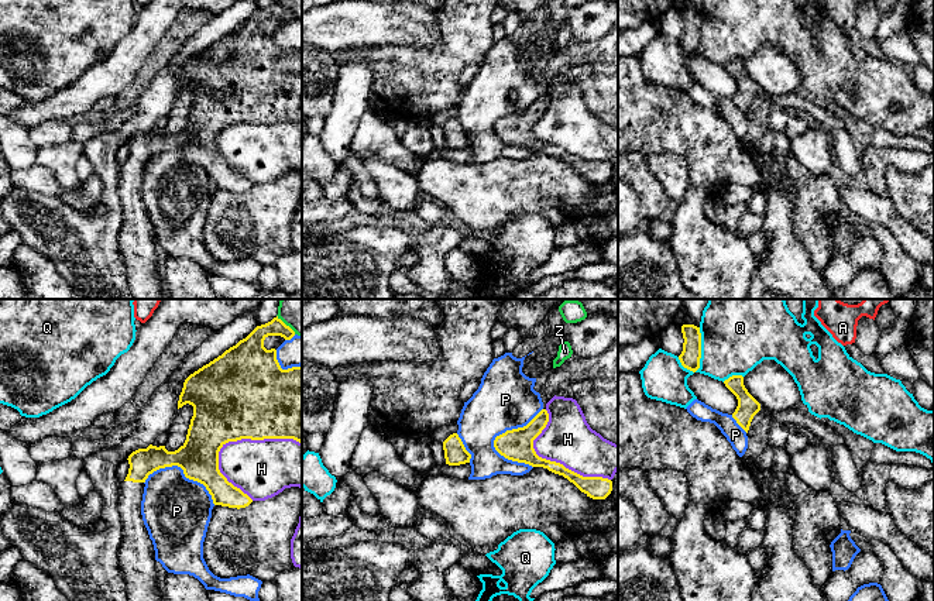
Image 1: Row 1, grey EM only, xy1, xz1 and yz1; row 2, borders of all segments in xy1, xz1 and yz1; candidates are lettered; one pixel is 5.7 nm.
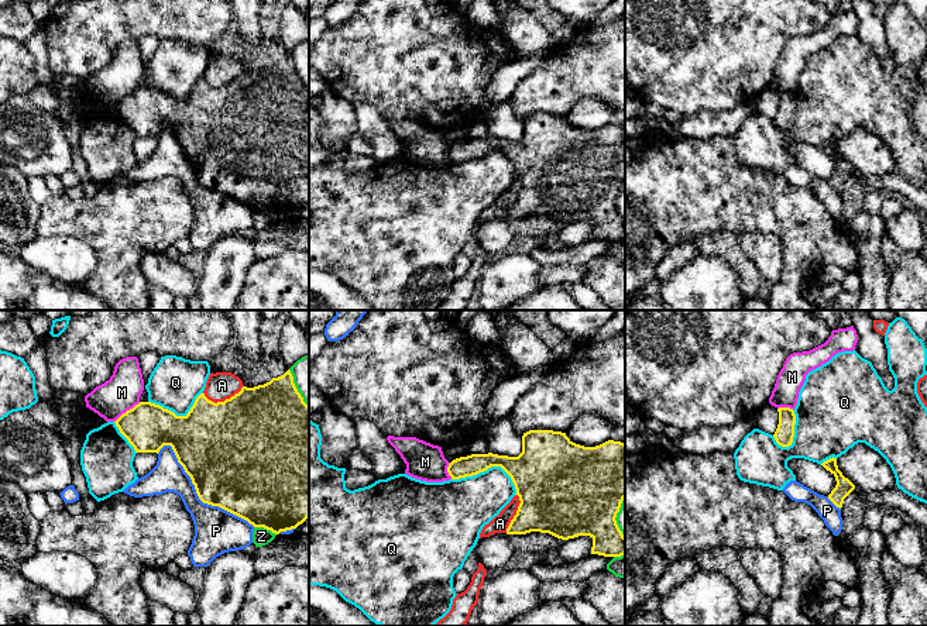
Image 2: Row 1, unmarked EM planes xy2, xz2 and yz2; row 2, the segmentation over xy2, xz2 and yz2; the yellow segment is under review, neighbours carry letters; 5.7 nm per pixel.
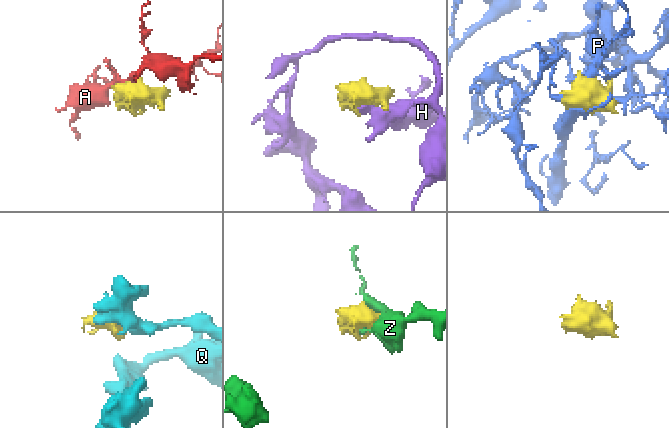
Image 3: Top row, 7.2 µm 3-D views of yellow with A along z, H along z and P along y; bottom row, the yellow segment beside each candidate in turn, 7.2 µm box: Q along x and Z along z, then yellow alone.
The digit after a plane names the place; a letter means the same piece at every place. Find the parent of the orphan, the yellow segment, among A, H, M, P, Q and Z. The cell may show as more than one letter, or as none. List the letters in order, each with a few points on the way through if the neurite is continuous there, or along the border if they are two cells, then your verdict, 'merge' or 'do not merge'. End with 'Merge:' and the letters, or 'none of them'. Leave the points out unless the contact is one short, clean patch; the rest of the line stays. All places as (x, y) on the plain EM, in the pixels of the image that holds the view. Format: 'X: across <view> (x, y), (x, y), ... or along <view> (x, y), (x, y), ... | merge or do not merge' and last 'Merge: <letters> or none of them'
A: do not merge
H: do not merge
M: along xy2 (140, 86), (127, 93), (114, 106) | do not merge
P: do not merge
Q: do not merge
Z: do not merge
Merge: none of them

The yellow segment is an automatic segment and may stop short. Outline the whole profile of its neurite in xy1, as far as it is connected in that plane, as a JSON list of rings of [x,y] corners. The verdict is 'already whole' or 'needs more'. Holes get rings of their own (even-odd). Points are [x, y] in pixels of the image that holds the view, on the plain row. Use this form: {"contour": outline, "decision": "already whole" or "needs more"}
{"contour": [[[278,0],[271,6],[257,10],[245,23],[226,34],[222,40],[190,58],[185,66],[178,85],[178,93],[189,87],[193,90],[193,100],[188,113],[185,127],[175,135],[168,135],[165,130],[152,130],[138,133],[128,140],[128,158],[119,171],[119,198],[121,200],[121,229],[119,233],[119,245],[126,278],[134,299],[166,299],[162,292],[164,277],[157,267],[155,234],[141,199],[141,185],[145,164],[159,152],[178,150],[183,154],[186,162],[198,165],[206,171],[214,189],[229,192],[245,192],[253,183],[240,172],[234,171],[219,154],[219,135],[229,126],[241,123],[293,123],[302,127],[302,49],[282,54],[277,44],[277,34],[267,34],[264,24],[268,20],[281,20],[291,24],[295,16],[286,10]]], "decision": "needs more"}

